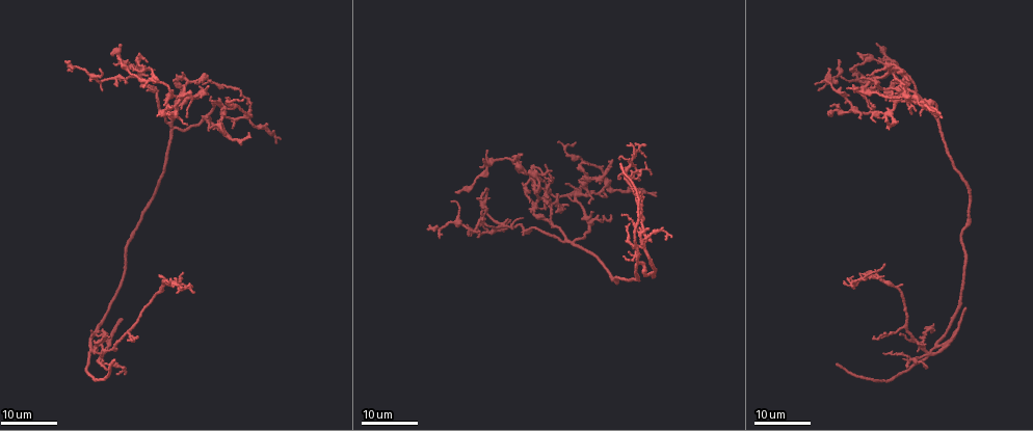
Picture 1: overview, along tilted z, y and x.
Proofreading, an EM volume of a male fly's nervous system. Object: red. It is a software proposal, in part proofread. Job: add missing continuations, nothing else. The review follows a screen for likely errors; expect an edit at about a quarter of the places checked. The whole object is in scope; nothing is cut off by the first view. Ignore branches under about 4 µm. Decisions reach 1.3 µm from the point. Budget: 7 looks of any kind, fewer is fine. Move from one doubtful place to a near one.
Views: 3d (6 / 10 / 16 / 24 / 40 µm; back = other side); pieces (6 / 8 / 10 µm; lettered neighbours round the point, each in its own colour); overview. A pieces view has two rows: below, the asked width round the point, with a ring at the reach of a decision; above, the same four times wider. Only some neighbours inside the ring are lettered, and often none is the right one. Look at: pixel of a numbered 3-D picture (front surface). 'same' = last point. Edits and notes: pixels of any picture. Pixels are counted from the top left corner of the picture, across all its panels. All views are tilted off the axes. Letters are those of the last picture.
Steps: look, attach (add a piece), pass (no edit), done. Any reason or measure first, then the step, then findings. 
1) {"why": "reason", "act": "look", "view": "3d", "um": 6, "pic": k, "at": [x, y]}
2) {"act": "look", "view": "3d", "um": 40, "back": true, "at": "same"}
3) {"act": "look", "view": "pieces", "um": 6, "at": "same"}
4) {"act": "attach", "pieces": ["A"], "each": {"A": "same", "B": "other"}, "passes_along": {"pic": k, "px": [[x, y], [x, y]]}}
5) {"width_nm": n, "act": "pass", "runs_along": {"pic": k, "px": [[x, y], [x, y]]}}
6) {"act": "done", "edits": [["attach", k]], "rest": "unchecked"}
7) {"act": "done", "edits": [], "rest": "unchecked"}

{"why": "an open end", "act": "look", "view": "3d", "um": 16, "pic": 1, "at": [649, 230]}

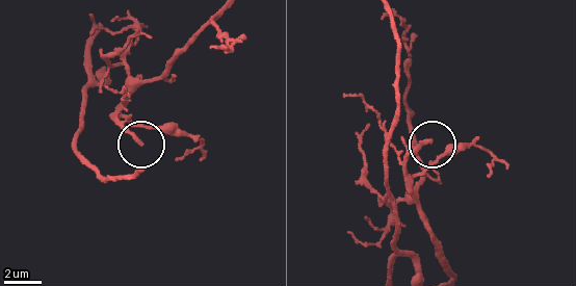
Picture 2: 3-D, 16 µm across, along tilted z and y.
{"why": "what lies round it", "act": "look", "view": "pieces", "um": 8, "pic": 2, "at": [139, 143]}

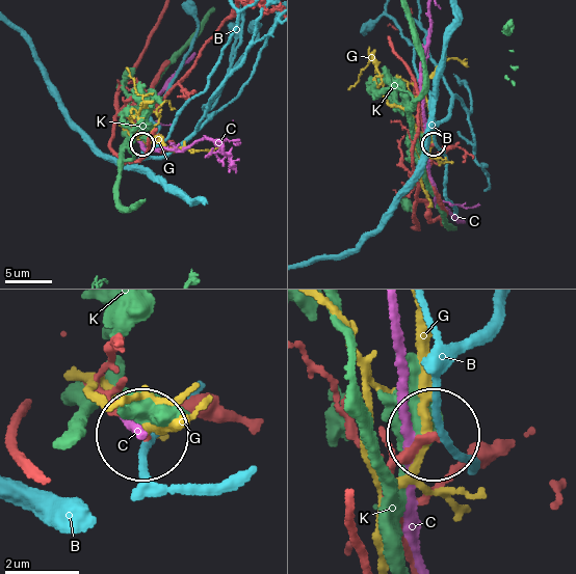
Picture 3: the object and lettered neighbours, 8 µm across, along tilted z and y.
{"act": "pass", "each": {"B": "other", "C": "other", "G": "other", "K": "other"}, "found": "none of them fits"}

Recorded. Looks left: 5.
{"why": "an open end", "act": "look", "view": "3d", "um": 16, "pic": 1, "at": [114, 359]}

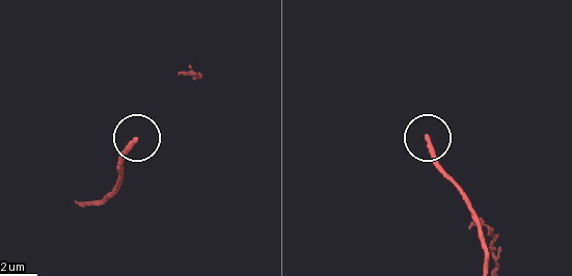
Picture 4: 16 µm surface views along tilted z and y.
{"act": "look", "view": "3d", "um": 10, "pic": 4, "at": [426, 136]}

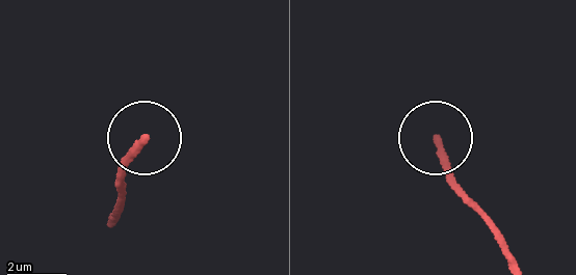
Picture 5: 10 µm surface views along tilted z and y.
{"act": "look", "view": "pieces", "um": 6, "pic": 5, "at": [435, 139]}

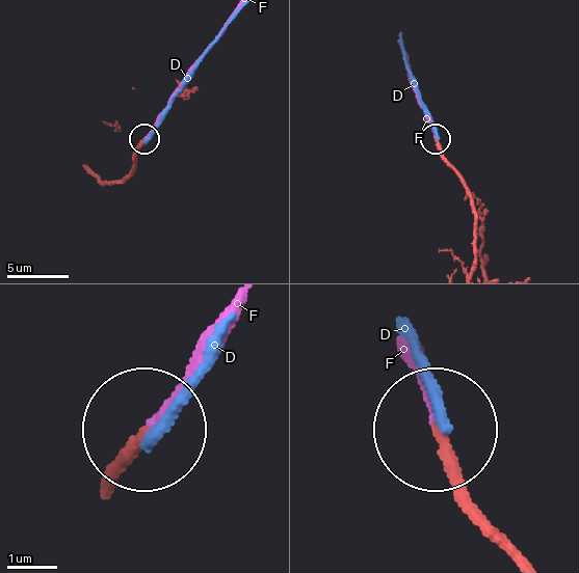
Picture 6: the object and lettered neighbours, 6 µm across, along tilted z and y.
{"width_nm": 220, "act": "attach", "pieces": ["F"], "each": {"D": "other", "F": "same"}, "passes_along": {"pic": 6, "px": [[121, 474], [209, 324]]}, "found": "it goes on there"}

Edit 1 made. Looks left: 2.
{"why": "free end", "act": "look", "view": "3d", "um": 24, "pic": 1, "at": [123, 319]}

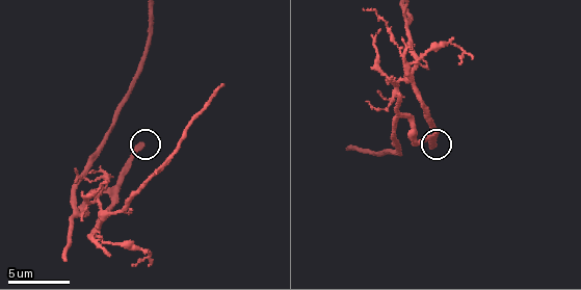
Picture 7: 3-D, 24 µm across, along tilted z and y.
{"act": "look", "view": "pieces", "um": 8, "pic": 7, "at": [143, 144]}

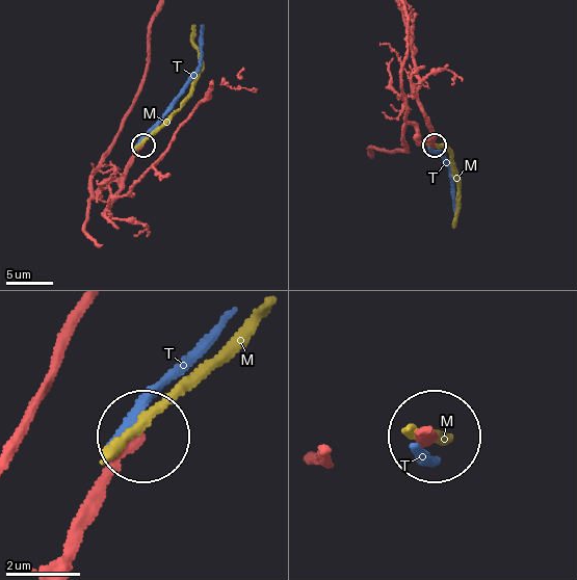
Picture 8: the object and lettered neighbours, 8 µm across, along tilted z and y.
{"act": "pass", "each": {"M": "other", "T": "other"}, "runs_along": {"pic": 8, "px": [[59, 560], [82, 506], [142, 440]]}, "found": "none of them fits"}

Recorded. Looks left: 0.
{"act": "done", "edits": [["attach", 6]], "rest": "unchecked"}

